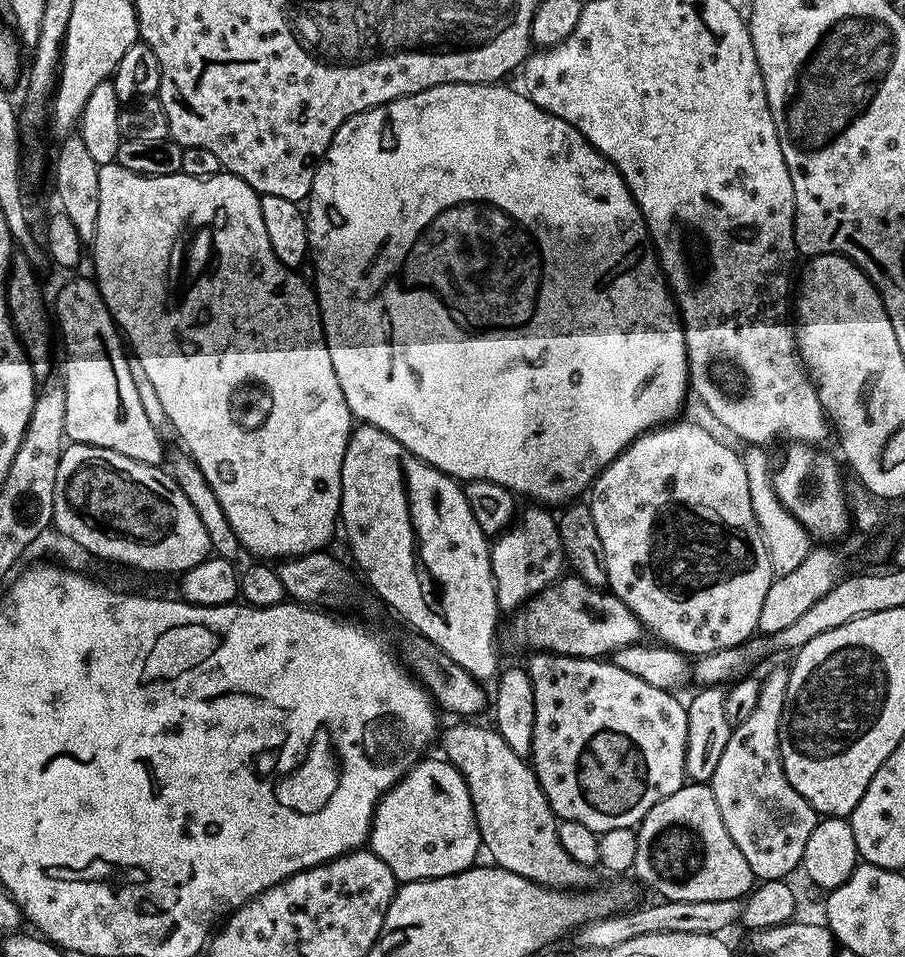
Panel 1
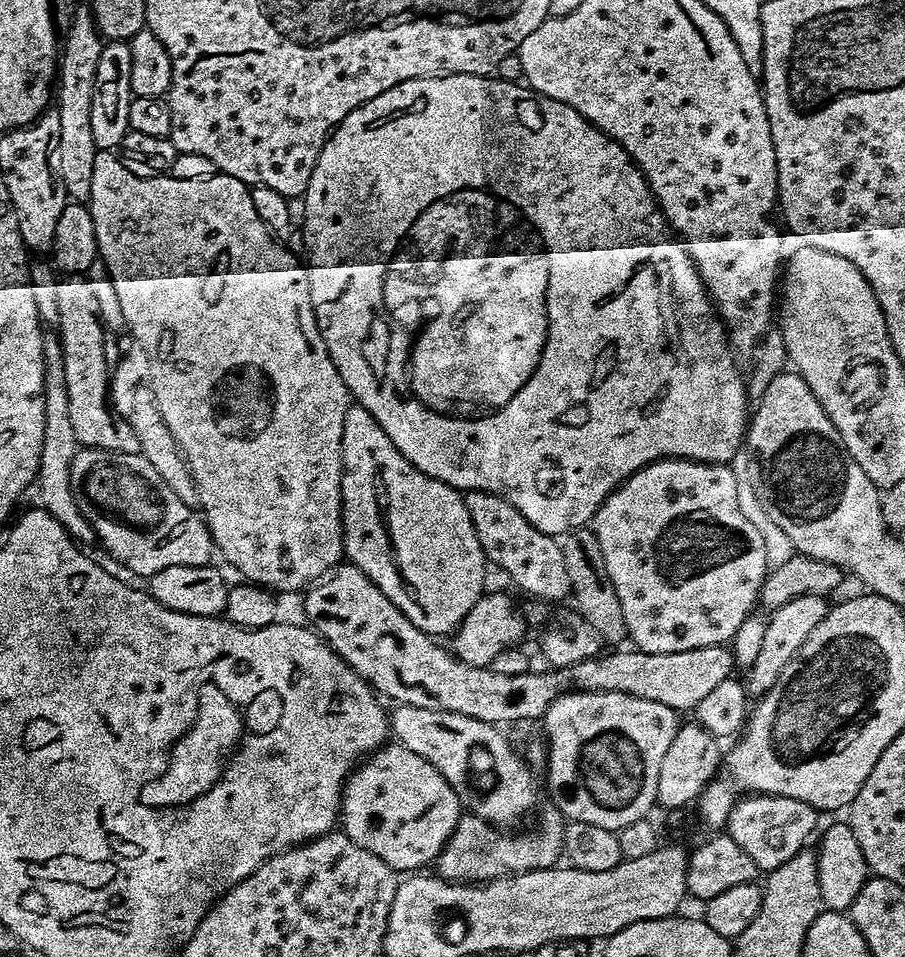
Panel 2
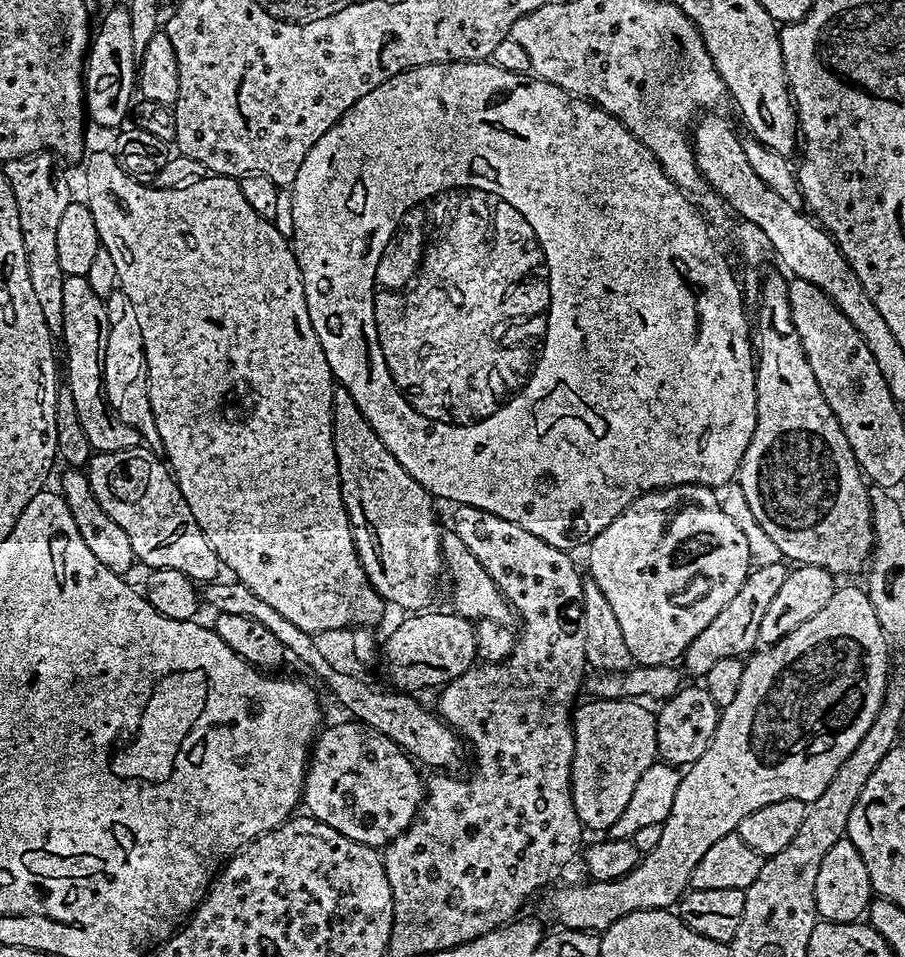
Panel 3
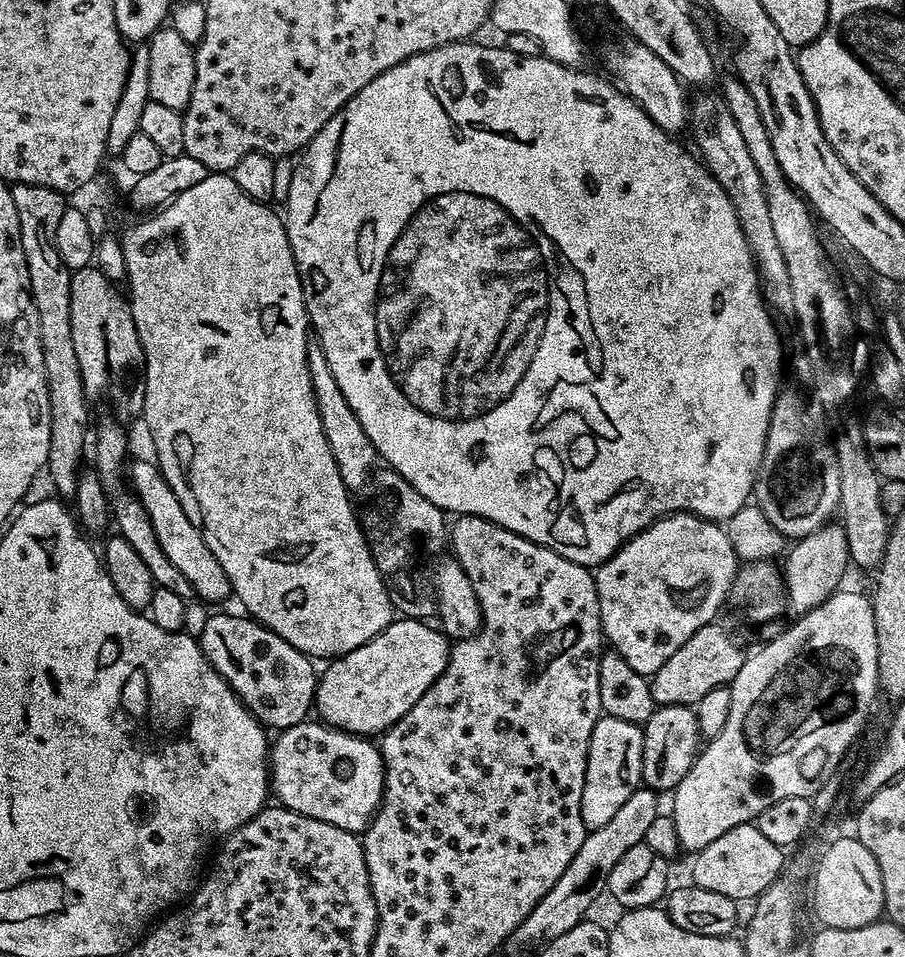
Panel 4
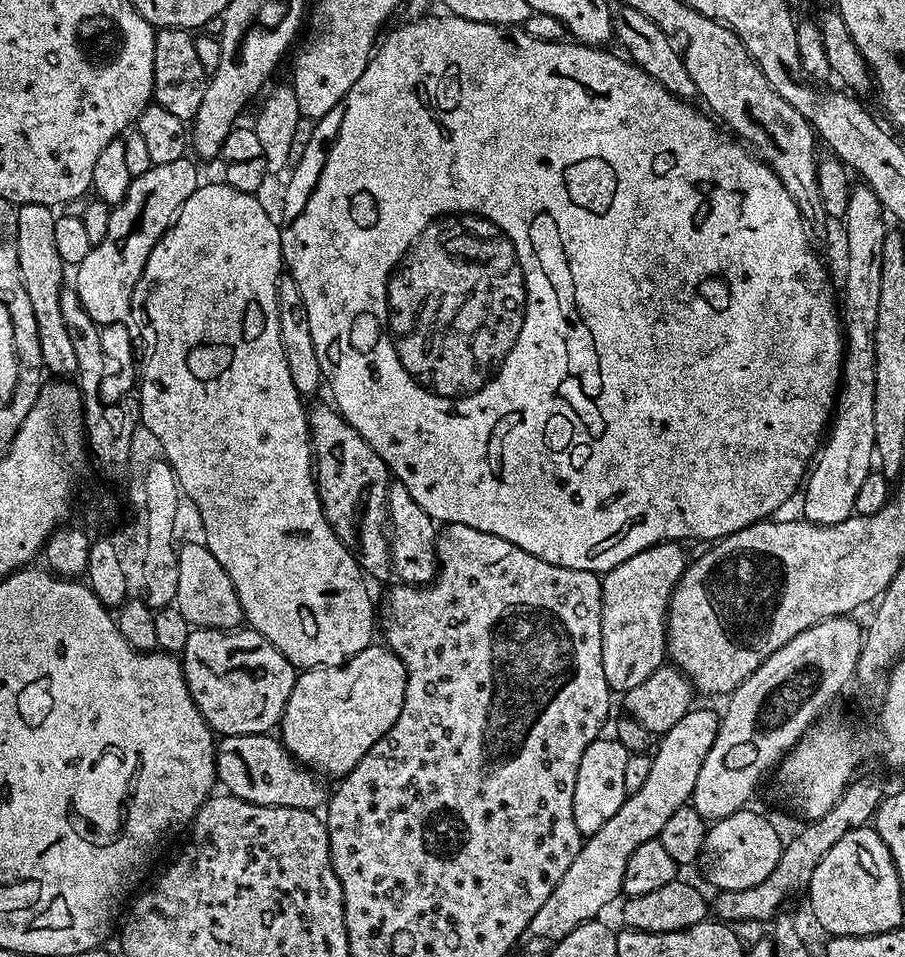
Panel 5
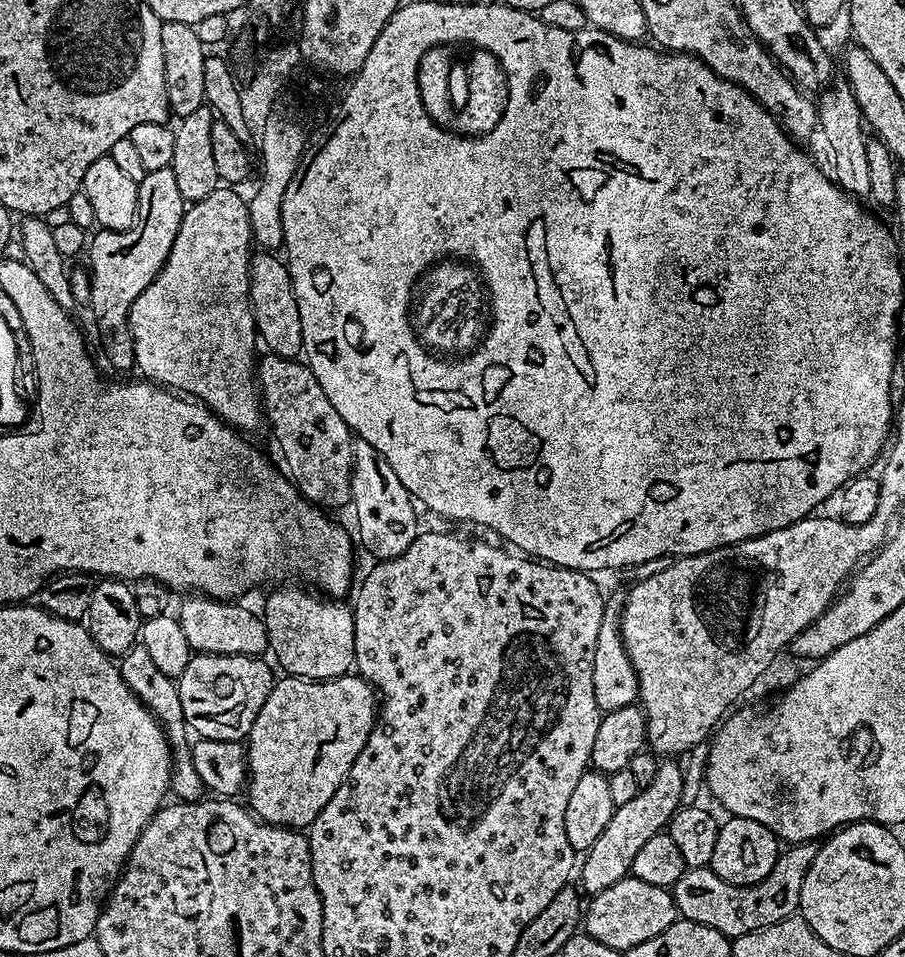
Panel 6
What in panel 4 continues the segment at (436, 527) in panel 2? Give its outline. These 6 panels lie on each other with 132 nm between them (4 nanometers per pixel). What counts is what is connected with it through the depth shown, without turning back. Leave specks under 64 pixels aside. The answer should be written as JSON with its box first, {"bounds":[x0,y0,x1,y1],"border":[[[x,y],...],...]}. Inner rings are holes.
{"bounds":[308,343,378,494],"border":[[[309,343],[308,369],[318,414],[322,418],[322,430],[326,434],[326,442],[330,442],[330,454],[334,454],[334,462],[349,493],[356,494],[359,488],[364,488],[367,484],[369,487],[370,477],[377,467],[375,464],[378,464],[376,448],[370,438],[366,438],[366,430],[362,430],[362,422],[354,418],[354,410],[350,410],[346,398],[342,398],[342,390],[338,390],[338,382],[330,371],[330,362],[326,362],[326,354],[321,350],[319,343]]]}

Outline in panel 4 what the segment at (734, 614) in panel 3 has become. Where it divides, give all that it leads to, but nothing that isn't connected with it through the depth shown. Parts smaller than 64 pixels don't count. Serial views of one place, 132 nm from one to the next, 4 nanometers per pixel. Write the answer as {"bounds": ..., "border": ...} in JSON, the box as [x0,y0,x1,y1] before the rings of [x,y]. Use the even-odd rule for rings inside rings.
{"bounds":[650,622,746,706],"border":[[[713,622],[702,626],[662,666],[650,677],[652,686],[652,697],[657,705],[665,706],[673,704],[682,706],[683,704],[695,706],[710,690],[723,688],[731,685],[732,679],[742,670],[746,652],[736,645],[736,640],[720,625],[720,622]]]}

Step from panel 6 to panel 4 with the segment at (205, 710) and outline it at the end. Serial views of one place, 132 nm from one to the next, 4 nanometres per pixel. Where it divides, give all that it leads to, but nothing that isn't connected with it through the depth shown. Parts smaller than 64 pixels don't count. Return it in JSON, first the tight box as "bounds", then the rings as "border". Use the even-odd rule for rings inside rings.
{"bounds":[198,612,318,730],"border":[[[220,612],[217,616],[212,616],[198,631],[200,649],[204,651],[204,656],[210,662],[210,666],[216,671],[219,679],[225,680],[232,693],[244,703],[244,707],[256,717],[257,721],[265,729],[283,730],[302,724],[309,719],[316,703],[316,682],[318,671],[313,657],[307,656],[304,652],[299,652],[290,642],[286,642],[278,634],[259,624],[257,620],[249,618],[247,615],[227,616]]]}

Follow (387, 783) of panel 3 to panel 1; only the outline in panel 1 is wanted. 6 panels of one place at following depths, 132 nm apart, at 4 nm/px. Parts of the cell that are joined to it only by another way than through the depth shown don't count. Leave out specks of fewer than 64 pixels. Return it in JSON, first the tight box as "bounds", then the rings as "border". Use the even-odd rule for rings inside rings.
{"bounds":[370,758,481,881],"border":[[[421,758],[412,765],[403,778],[389,792],[381,796],[372,815],[370,851],[390,866],[397,881],[433,880],[458,874],[477,863],[476,855],[481,855],[480,831],[474,818],[474,806],[470,802],[470,790],[460,771],[449,760]]]}

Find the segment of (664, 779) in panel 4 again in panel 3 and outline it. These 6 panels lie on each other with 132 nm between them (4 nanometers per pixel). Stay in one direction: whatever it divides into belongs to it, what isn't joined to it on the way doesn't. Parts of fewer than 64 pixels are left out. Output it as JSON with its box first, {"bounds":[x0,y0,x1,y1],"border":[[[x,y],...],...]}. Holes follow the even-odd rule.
{"bounds":[655,686,722,766],"border":[[[681,686],[676,693],[665,699],[655,713],[656,717],[656,751],[659,759],[665,764],[687,766],[698,762],[702,754],[710,746],[714,734],[718,730],[722,709],[714,702],[714,698],[703,686],[687,688]]]}

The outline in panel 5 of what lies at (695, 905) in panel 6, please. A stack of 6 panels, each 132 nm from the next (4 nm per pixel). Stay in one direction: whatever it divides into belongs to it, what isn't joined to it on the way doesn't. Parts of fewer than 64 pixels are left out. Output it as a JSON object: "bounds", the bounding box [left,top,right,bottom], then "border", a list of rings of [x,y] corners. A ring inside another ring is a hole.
{"bounds":[714,775,886,922],"border":[[[857,775],[842,794],[842,798],[838,798],[838,802],[826,815],[805,823],[800,836],[794,837],[789,844],[787,841],[783,845],[778,858],[778,866],[774,866],[774,870],[770,874],[770,878],[766,878],[766,882],[758,882],[758,886],[750,886],[750,890],[717,891],[715,893],[716,904],[714,900],[715,915],[724,922],[768,919],[771,921],[777,915],[775,912],[787,902],[788,896],[794,895],[799,888],[800,891],[807,889],[818,862],[822,862],[822,858],[826,858],[830,846],[834,846],[834,842],[838,842],[838,838],[842,838],[850,830],[865,827],[880,808],[880,803],[886,795],[884,784],[876,776],[864,775]]]}

